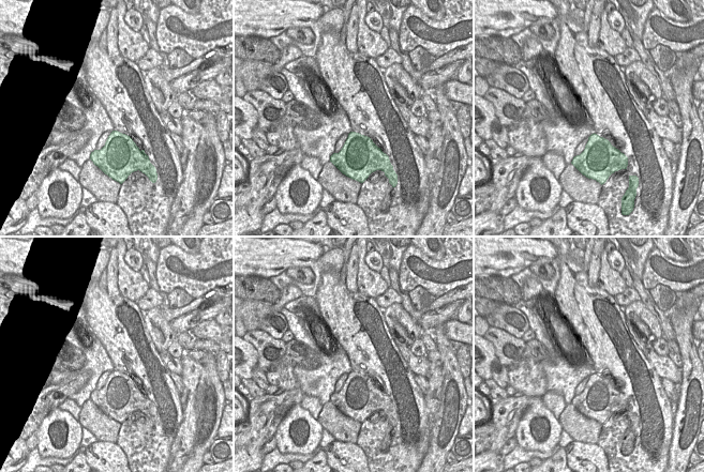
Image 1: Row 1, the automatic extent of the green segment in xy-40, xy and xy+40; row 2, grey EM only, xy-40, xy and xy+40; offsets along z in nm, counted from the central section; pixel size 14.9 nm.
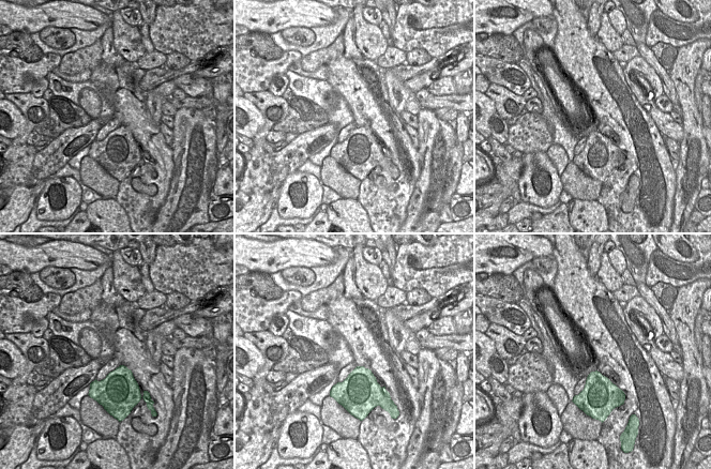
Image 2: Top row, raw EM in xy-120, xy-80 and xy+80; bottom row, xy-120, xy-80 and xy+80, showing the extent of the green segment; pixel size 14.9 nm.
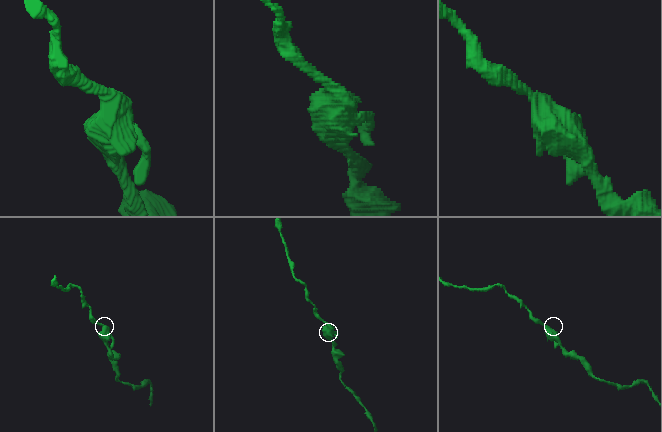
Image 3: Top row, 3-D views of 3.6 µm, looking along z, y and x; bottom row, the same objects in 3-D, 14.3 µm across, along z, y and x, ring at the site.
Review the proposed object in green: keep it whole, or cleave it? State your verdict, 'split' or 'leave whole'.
split

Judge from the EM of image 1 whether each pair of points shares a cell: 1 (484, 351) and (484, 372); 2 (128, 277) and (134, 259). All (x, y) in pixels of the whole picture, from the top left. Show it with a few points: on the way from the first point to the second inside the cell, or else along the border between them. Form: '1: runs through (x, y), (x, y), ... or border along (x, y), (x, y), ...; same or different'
1: runs through (485, 356), (484, 367); same
2: border along (125, 250), (124, 261), (138, 272); different

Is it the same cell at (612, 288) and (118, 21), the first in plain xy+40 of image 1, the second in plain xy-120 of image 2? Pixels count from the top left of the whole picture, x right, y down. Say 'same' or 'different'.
same

